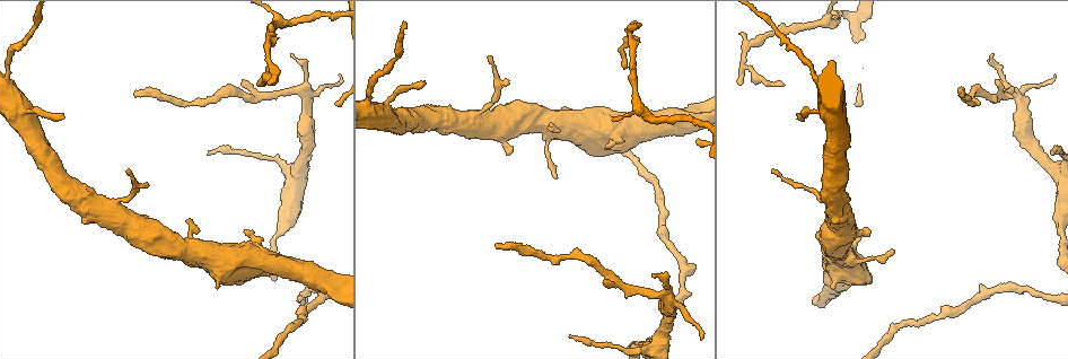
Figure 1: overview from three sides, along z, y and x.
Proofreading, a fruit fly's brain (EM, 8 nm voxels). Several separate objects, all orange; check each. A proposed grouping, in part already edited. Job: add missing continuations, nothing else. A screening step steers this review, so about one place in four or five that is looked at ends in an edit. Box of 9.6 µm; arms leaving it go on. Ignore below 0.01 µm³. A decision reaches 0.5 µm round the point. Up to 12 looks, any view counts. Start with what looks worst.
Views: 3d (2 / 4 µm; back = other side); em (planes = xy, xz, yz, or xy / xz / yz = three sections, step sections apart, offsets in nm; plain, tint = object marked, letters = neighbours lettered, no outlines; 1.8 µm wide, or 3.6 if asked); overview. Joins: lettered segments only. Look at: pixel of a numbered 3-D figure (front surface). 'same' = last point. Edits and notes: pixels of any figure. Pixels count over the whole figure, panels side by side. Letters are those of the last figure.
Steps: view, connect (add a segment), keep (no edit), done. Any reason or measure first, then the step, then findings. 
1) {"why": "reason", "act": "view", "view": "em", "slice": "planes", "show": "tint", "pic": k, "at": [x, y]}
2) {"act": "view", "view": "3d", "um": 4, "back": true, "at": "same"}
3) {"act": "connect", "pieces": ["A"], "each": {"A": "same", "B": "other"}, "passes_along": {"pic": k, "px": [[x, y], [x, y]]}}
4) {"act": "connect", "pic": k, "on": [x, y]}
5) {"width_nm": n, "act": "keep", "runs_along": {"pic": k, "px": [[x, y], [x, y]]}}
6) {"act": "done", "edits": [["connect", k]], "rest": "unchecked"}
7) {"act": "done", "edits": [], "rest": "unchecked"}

{"why": "free end", "act": "view", "view": "3d", "um": 2, "pic": 1, "at": [494, 246]}

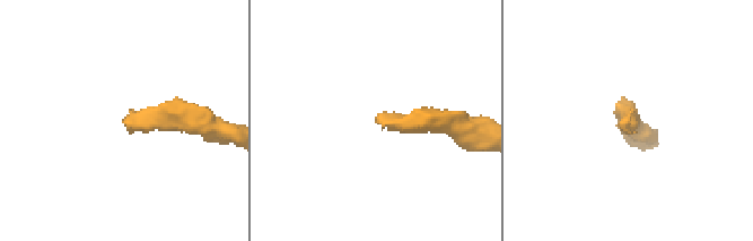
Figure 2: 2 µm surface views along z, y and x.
{"act": "view", "view": "em", "slice": "yz", "step": 16, "show": "letters", "pic": 2, "at": [380, 117]}

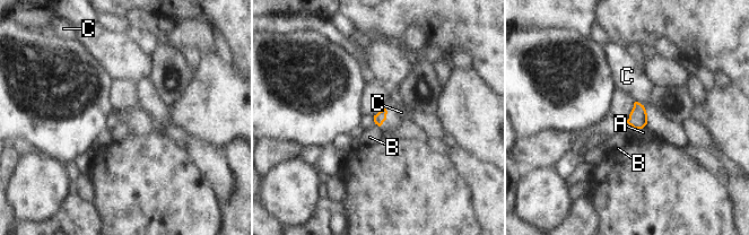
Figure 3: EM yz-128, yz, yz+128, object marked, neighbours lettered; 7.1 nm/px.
{"why": "cut it another way", "act": "view", "view": "em", "slice": "planes", "show": "letters", "at": "same"}

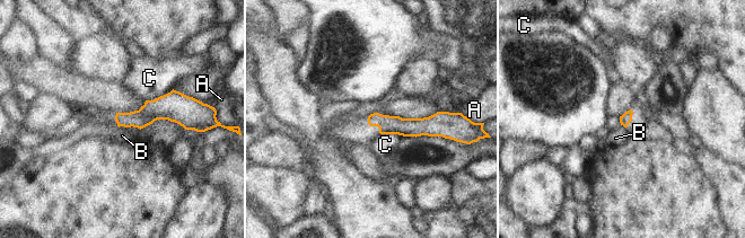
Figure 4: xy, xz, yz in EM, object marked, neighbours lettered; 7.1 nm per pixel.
{"act": "keep", "each": {"A": "other", "B": "other", "C": "other"}, "border": {"pic": 4, "px": [[126, 126], [119, 128]]}, "found": "no lettered segment goes on from it"}

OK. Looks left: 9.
{"why": "an open end", "act": "view", "view": "em", "slice": "planes", "show": "letters", "pic": 1, "at": [63, 117]}

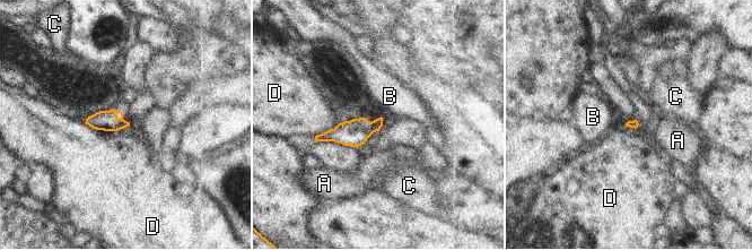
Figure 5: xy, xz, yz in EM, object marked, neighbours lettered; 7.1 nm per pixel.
{"act": "keep", "each": {"A": "other", "B": "other", "C": "other", "D": "other"}, "border": {"pic": 5, "px": [[85, 122], [104, 130], [129, 127]]}, "found": "none of them fits"}

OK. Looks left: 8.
{"why": "branch stops here", "act": "view", "view": "em", "um": 3.6, "slice": "planes", "show": "plain", "pic": 1, "at": [996, 80]}

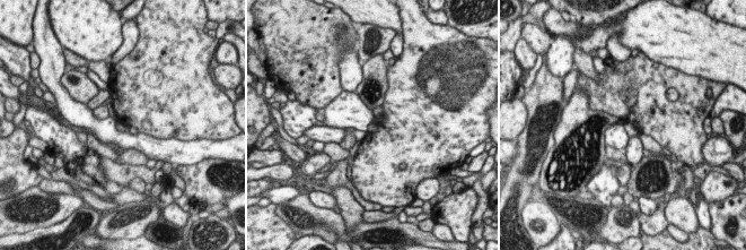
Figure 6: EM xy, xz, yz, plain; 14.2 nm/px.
{"why": "where the object lies", "act": "view", "view": "em", "um": 3.6, "slice": "planes", "show": "tint", "at": "same"}

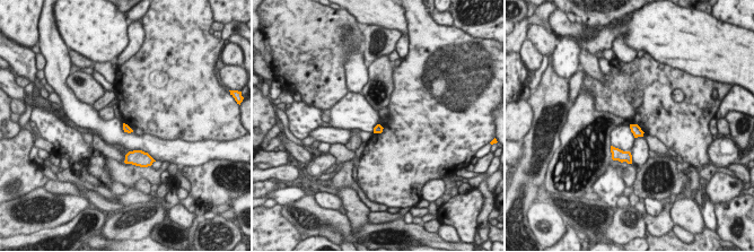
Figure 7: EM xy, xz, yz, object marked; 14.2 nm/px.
{"why": "what lies round it", "act": "view", "view": "em", "um": 3.6, "slice": "planes", "show": "letters", "at": "same"}

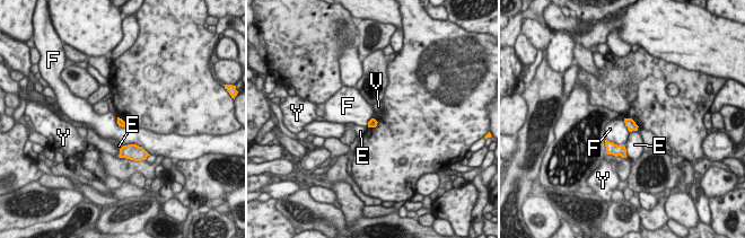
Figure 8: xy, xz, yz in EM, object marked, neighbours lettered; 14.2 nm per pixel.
{"act": "keep", "each": {"E": "other", "F": "other", "V": "other", "Y": "other"}, "border": {"pic": 8, "px": [[123, 144], [138, 144], [145, 150]]}, "found": "no lettered segment goes on from it"}

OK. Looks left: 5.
{"why": "branch stops here", "act": "view", "view": "em", "slice": "planes", "show": "letters", "pic": 1, "at": [209, 154]}

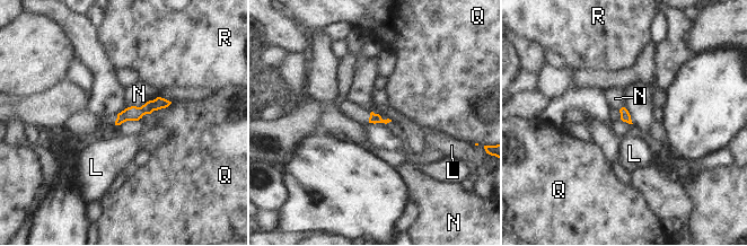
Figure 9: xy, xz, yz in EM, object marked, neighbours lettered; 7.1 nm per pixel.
{"act": "keep", "each": {"L": "other", "N": "other", "Q": "other", "R": "other"}, "border": {"pic": 9, "px": [[157, 96], [140, 106], [130, 107]]}, "found": "none of them fits"}

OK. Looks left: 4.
{"why": "thin end", "act": "view", "view": "em", "slice": "planes", "show": "letters", "pic": 1, "at": [270, 84]}

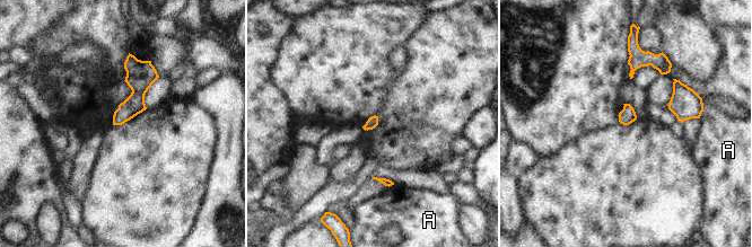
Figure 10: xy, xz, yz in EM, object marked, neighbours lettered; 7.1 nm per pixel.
{"act": "keep", "each": {"A": "other"}, "found": "no lettered segment goes on from it"}

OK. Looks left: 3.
{"act": "done", "edits": [], "rest": "unchecked"}

